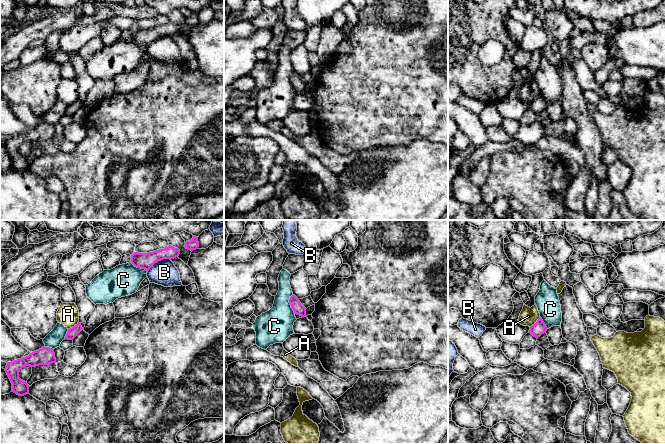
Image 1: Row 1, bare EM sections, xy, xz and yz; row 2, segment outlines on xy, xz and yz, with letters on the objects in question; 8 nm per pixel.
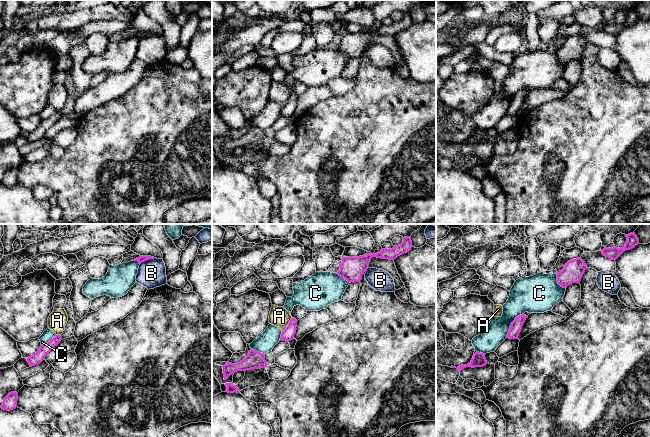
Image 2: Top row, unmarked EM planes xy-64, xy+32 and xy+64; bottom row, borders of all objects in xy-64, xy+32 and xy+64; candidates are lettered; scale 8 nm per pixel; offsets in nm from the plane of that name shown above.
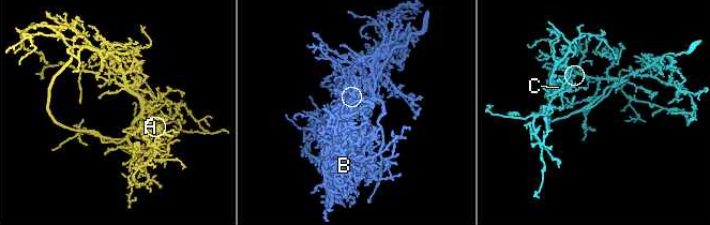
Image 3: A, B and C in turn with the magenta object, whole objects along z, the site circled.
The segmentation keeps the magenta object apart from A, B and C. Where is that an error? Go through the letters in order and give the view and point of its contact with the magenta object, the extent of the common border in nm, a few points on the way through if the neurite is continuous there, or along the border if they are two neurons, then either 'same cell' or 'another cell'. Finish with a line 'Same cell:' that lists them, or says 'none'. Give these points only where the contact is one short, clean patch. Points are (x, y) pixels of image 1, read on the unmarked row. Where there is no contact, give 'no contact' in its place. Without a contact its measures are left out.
A: xy (74, 102) | 110 nm | along xy (78, 97), (68, 105) | another cell
B: xy (157, 37) | 220 nm | another cell
C: xz (290, 80) | 160 nm | another cell
Same cell: none

